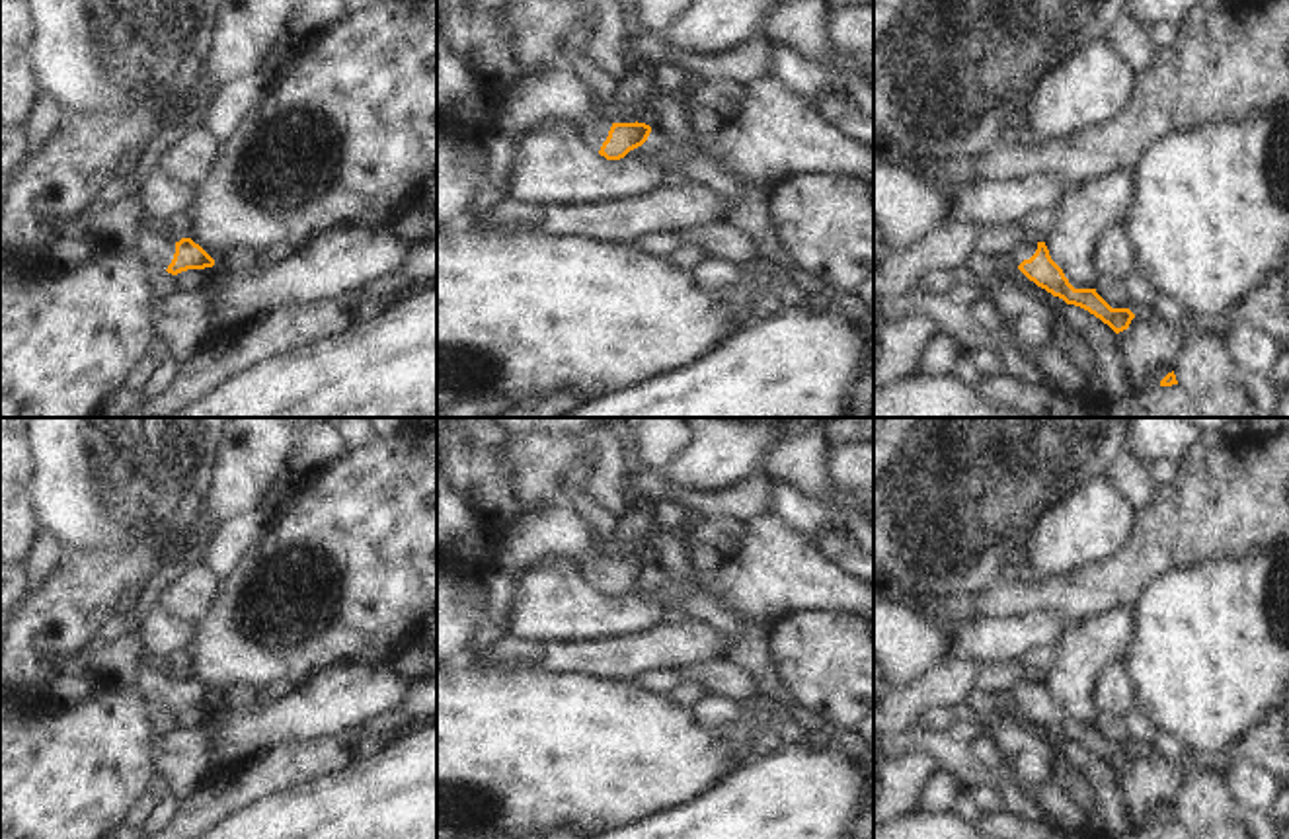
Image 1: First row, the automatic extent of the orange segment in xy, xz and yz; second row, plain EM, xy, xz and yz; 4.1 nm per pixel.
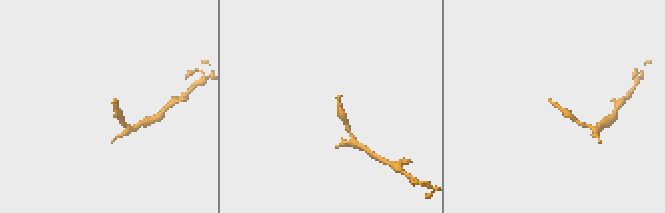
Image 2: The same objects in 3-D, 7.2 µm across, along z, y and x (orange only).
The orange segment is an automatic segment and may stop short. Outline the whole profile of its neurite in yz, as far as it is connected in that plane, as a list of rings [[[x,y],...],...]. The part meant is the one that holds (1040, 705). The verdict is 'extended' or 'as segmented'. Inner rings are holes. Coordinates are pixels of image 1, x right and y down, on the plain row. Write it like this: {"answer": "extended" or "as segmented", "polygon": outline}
{"answer": "extended", "polygon": [[[1026,677],[1012,693],[1018,706],[1067,741],[1080,743],[1108,761],[1115,771],[1129,765],[1135,751],[1129,745],[1112,745],[1096,726],[1074,726],[1063,706],[1051,697],[1045,679]]]}

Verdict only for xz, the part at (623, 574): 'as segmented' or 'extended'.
extended

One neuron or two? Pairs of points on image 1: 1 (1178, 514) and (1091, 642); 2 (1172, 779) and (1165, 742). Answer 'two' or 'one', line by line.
1: two
2: two

